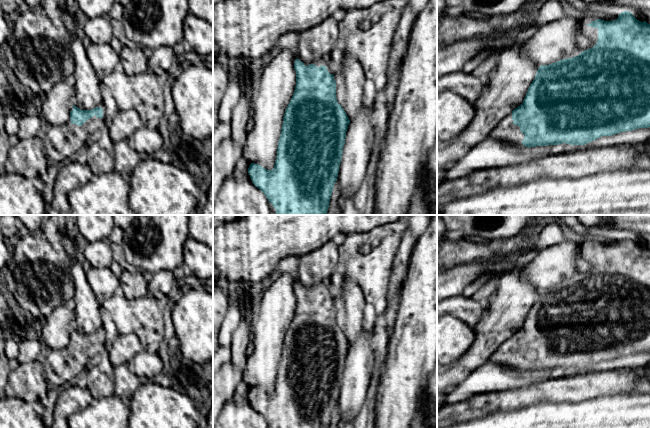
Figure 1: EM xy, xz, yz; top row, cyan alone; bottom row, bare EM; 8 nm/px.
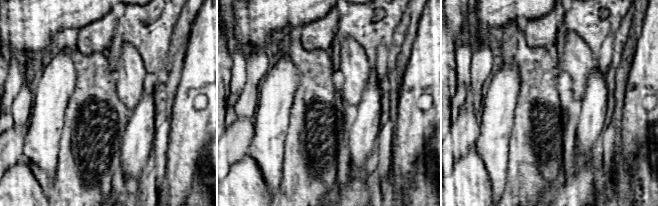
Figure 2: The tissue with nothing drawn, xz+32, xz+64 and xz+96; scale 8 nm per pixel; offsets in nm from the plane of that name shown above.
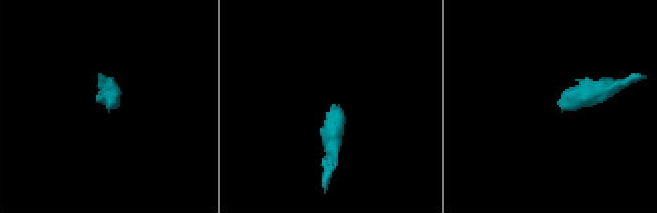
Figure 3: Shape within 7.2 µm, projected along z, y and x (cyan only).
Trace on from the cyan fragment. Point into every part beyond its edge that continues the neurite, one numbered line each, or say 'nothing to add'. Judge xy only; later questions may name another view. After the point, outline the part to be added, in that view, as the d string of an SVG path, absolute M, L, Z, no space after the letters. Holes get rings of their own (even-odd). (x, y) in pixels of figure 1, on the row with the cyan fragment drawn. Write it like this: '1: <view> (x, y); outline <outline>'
1: xy (61, 143); outline M104 104L97 107L103 109L103 117L94 115L82 126L71 123L60 126L49 126L42 135L43 148L49 164L62 165L74 158L79 151L91 140L98 129L105 125L105 116L108 114Z

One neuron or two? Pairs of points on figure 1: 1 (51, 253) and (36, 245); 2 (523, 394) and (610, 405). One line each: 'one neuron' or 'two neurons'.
1: one neuron
2: two neurons

